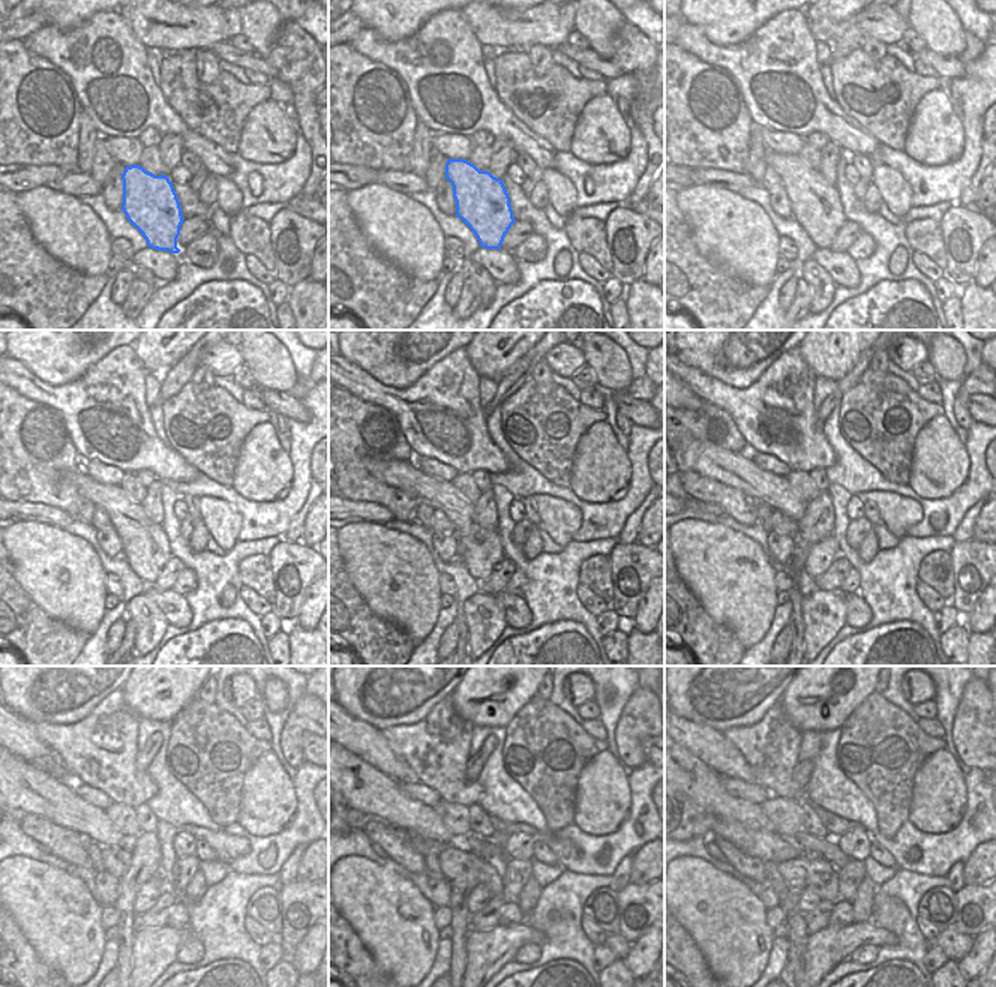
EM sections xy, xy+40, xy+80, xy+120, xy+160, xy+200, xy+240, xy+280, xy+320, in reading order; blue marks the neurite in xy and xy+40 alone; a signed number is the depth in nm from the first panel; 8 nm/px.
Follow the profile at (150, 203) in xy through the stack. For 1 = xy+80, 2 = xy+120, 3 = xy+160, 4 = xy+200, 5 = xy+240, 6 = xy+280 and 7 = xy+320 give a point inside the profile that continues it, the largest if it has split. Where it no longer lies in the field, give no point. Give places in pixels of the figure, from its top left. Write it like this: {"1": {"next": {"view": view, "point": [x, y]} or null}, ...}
{"1": {"next": {"view": "xy+80", "point": [816, 206]}}, "2": {"next": {"view": "xy+120", "point": [144, 545]}}, "3": {"next": {"view": "xy+160", "point": [402, 474]}}, "4": {"next": {"view": "xy+200", "point": [734, 470]}}, "5": {"next": {"view": "xy+240", "point": [23, 788]}}, "6": {"next": {"view": "xy+280", "point": [365, 789]}}, "7": {"next": {"view": "xy+320", "point": [702, 785]}}}

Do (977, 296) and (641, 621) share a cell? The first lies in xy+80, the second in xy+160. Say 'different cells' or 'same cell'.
different cells

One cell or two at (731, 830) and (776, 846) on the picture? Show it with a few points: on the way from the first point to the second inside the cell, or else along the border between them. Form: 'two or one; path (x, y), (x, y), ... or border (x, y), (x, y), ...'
one; path (741, 836), (749, 842), (765, 845)

